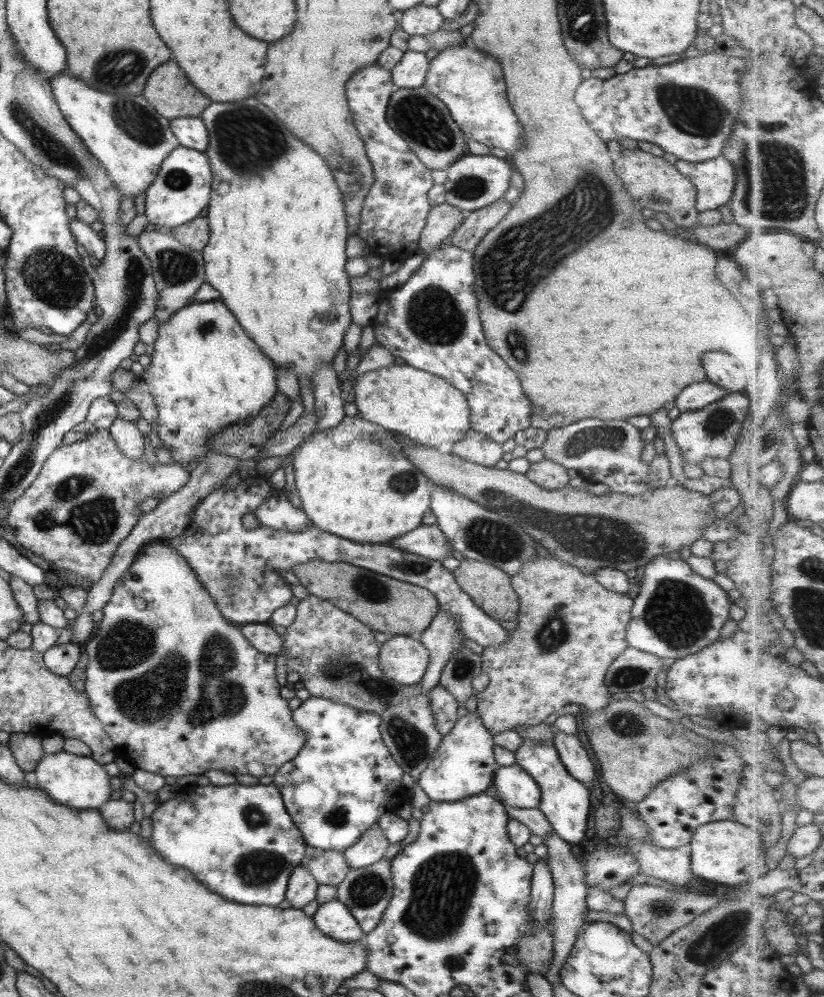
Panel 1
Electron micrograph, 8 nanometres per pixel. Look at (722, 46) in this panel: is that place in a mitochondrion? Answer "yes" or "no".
no

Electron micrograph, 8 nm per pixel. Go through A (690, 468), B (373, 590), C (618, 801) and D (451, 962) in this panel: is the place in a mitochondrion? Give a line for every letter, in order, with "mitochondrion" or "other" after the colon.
A: other
B: mitochondrion
C: other
D: mitochondrion

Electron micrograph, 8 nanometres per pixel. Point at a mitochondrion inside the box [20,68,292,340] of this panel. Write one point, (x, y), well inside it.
(251, 133)

